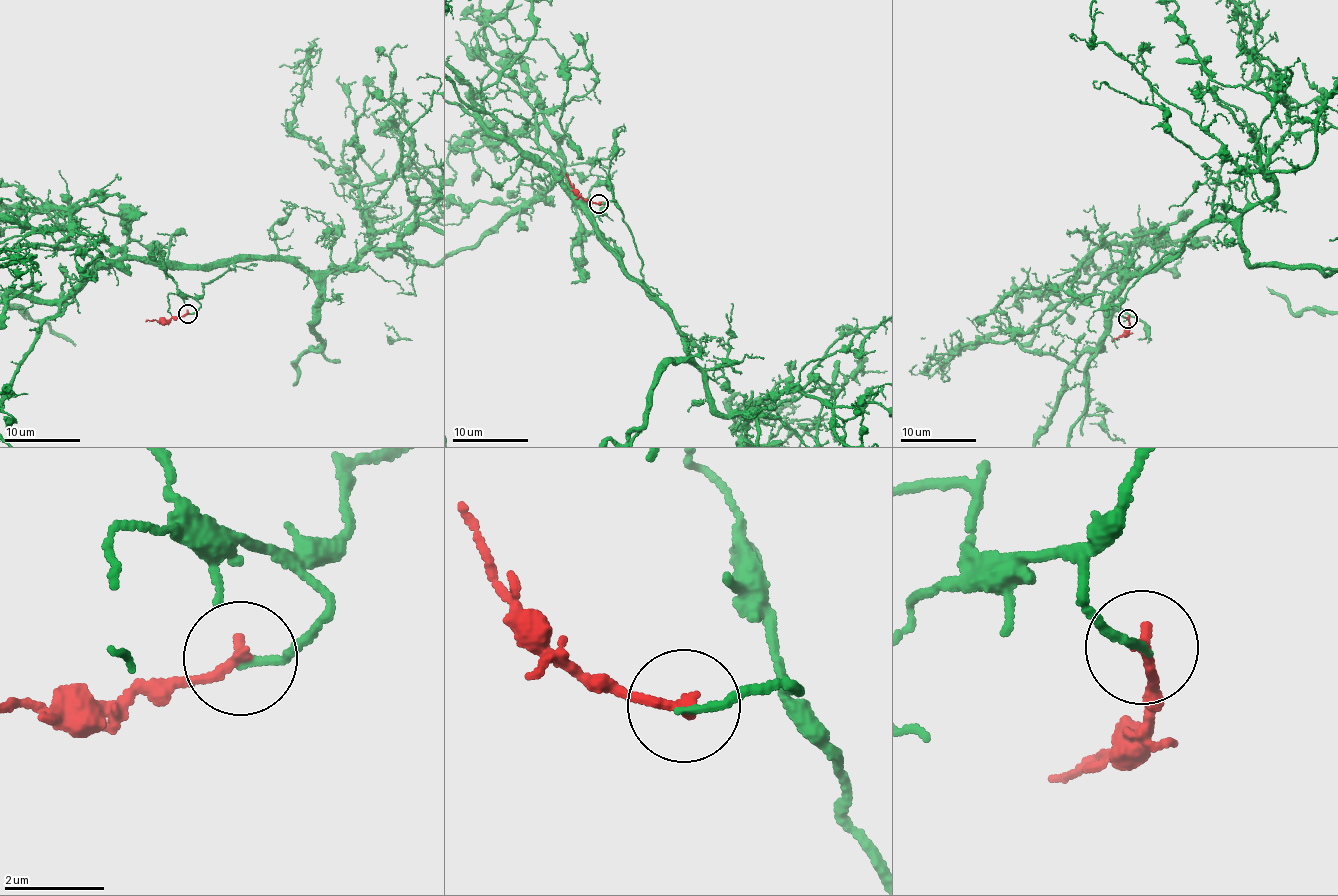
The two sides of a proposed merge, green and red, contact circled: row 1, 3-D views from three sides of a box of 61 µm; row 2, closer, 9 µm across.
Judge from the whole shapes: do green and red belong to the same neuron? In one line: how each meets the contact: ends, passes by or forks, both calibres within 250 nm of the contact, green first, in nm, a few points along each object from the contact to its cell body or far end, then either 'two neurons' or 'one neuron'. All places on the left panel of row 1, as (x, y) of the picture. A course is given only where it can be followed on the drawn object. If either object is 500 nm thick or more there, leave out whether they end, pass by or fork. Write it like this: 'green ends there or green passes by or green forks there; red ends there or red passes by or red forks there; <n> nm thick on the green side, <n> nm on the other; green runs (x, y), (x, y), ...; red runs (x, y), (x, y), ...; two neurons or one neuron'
green ends there; red ends there; 140 nm thick on the green side, 200 nm on the other; red runs (187, 313), (168, 322), (146, 322); one neuron

